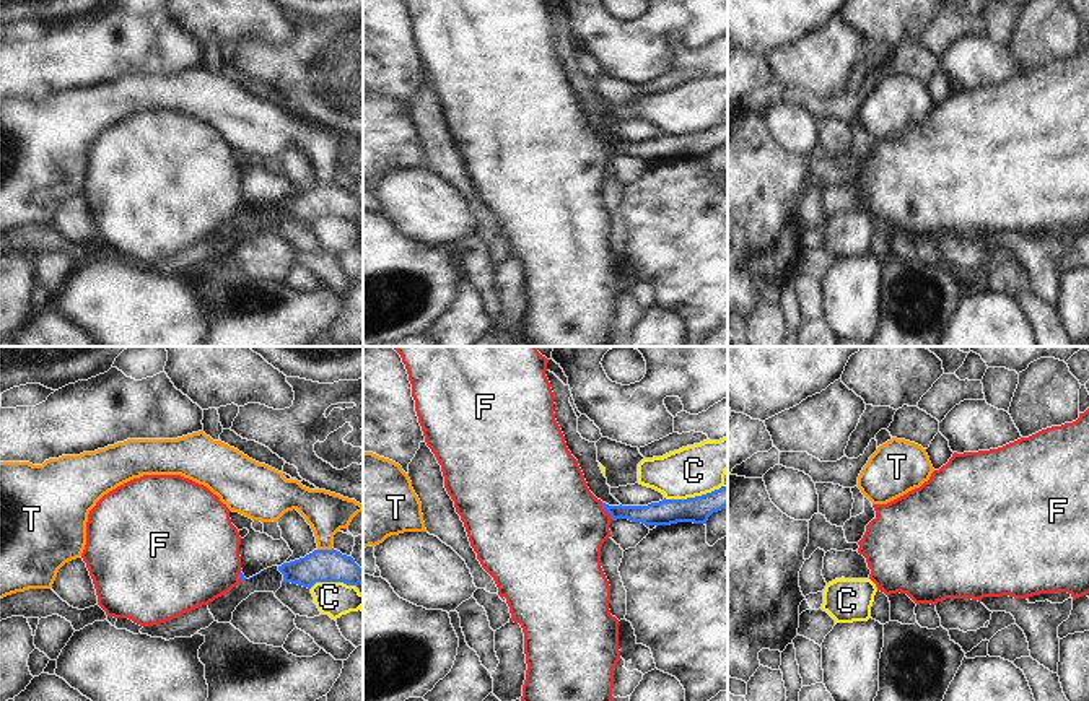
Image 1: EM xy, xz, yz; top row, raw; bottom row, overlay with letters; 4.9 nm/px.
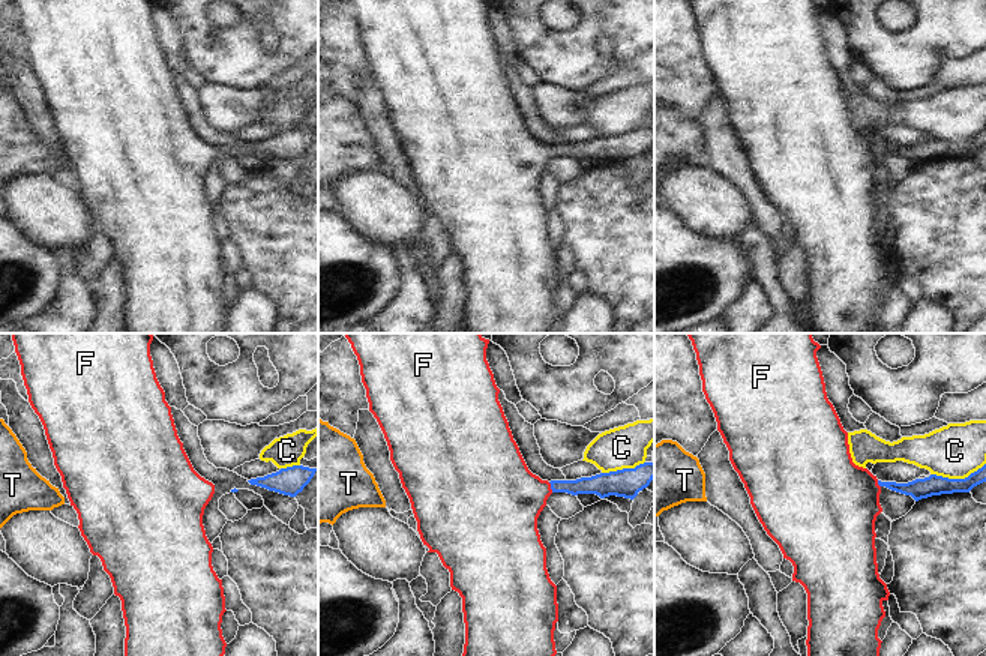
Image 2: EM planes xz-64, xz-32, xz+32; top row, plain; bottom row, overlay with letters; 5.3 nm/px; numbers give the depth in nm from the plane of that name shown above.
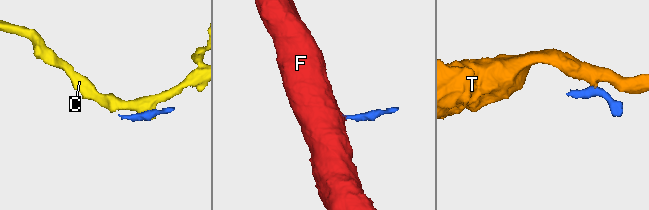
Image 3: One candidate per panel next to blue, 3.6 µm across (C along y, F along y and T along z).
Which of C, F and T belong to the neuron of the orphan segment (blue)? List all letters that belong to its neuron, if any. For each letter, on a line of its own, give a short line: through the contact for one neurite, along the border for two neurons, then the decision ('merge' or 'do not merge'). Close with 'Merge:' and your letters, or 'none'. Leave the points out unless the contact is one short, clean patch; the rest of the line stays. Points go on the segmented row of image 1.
C: line xz (723, 485), (694, 496), (664, 498); do not merge
F: line xz (656, 514), (606, 509), (577, 524), (559, 526); merge
T: line xy (332, 548), (318, 550); do not merge
Merge: F

